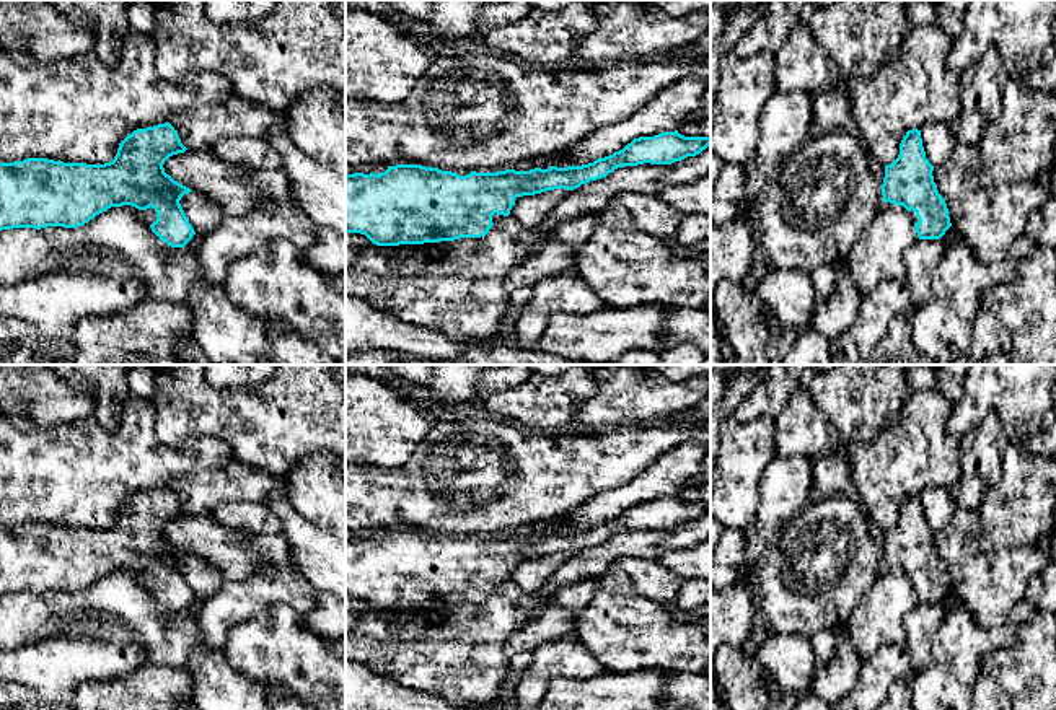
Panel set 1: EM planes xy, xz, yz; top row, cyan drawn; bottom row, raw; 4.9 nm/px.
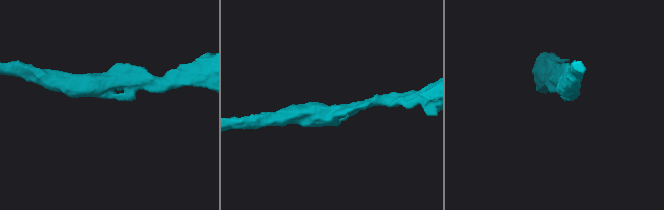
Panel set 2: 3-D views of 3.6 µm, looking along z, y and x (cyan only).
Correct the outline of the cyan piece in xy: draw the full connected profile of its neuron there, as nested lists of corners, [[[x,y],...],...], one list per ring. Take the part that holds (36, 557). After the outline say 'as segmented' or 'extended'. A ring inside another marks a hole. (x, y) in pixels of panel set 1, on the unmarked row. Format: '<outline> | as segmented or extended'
[[[169,487],[137,493],[104,529],[47,523],[0,528],[0,596],[83,591],[111,572],[132,570],[171,612],[196,599],[179,565],[192,557],[165,537],[165,526],[187,513]]] | extended

